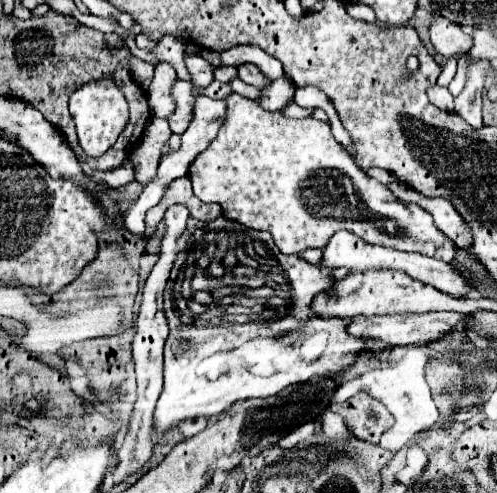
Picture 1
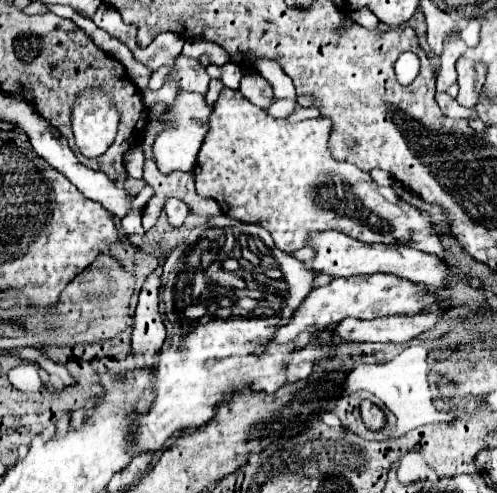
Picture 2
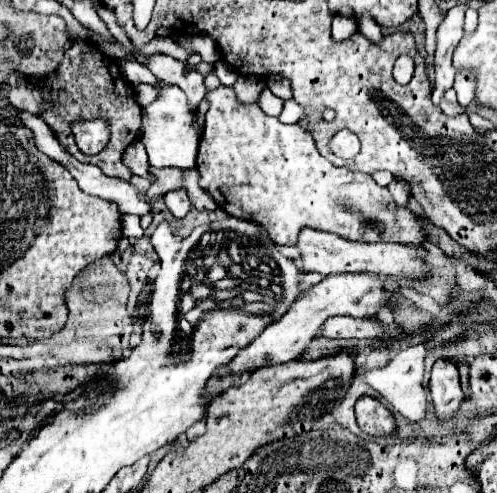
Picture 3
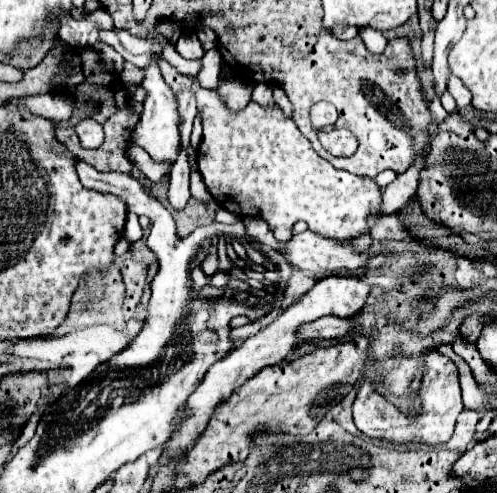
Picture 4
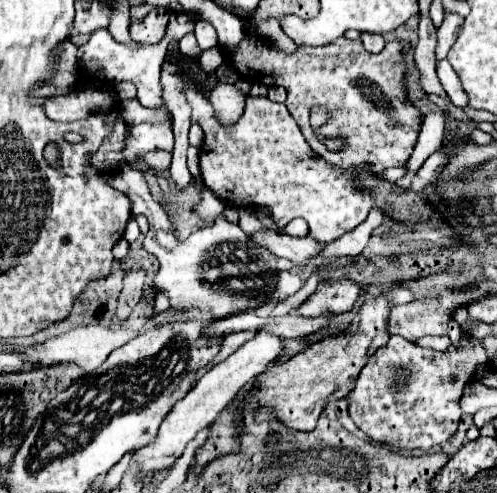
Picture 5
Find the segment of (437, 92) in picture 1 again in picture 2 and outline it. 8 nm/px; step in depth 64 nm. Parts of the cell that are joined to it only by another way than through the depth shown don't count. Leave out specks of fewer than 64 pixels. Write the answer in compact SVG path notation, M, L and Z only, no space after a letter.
M440 92L440 94L436 94L434 98L436 98L436 102L438 102L440 110L442 110L446 116L450 116L450 118L478 118L478 114L475 109L460 108L460 106L456 104L456 100L454 100L454 98L450 98L446 92Z

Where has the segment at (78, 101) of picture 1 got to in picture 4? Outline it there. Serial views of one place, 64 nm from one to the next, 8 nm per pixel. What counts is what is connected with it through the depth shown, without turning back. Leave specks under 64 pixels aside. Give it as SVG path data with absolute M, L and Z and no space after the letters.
M82 120L80 124L76 124L74 130L84 148L100 148L104 142L102 124L98 124L96 120Z

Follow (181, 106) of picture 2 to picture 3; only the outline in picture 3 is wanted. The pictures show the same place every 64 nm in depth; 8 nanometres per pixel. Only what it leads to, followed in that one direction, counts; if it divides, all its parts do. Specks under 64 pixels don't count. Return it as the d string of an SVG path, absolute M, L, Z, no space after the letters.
M158 82L160 98L143 109L142 115L142 144L146 146L150 164L154 168L194 168L196 166L196 154L198 154L198 142L200 142L200 126L196 110L190 106L186 94L176 86L164 86L164 82Z

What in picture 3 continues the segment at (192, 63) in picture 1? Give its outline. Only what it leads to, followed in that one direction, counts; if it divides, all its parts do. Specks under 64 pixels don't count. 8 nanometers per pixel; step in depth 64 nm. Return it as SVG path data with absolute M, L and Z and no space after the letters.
M156 54L148 58L148 68L162 80L164 84L174 84L188 94L192 106L198 106L200 100L206 96L204 76L198 74L188 62L180 62L166 54Z

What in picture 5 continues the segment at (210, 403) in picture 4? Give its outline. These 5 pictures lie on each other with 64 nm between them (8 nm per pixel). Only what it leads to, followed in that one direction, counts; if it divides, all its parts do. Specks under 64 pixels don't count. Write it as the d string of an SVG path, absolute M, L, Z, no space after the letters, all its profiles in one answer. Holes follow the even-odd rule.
M326 280L294 312L306 318L316 318L322 314L344 314L354 308L360 292L362 286L352 280ZM258 332L252 340L248 340L244 346L240 346L234 354L230 354L226 360L218 362L216 366L212 366L210 372L206 372L198 384L186 394L186 398L182 398L180 402L174 404L172 412L168 414L168 418L164 420L164 424L160 426L160 436L156 438L156 444L150 444L148 448L142 448L140 452L136 452L134 462L144 462L142 474L154 474L158 470L170 468L184 452L186 444L190 440L194 440L196 432L210 426L214 422L214 418L218 416L220 410L226 408L226 404L246 386L250 384L260 372L266 370L268 364L276 362L280 358L284 350L284 338L276 336L272 332Z

